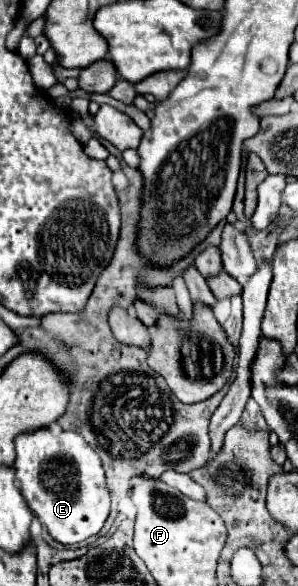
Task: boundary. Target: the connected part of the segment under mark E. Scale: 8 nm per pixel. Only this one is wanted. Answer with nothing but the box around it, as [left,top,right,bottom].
[16,429,110,545]

